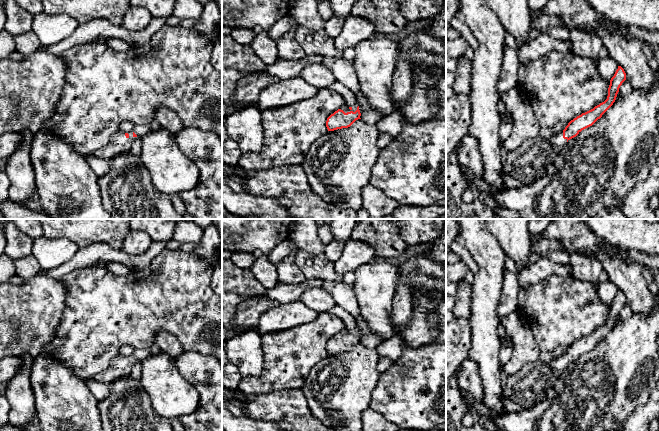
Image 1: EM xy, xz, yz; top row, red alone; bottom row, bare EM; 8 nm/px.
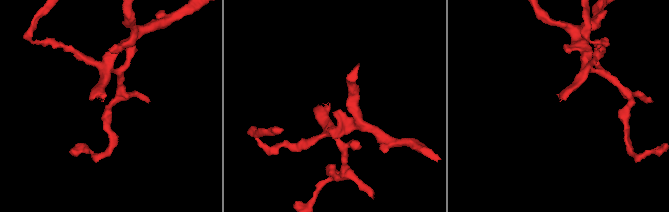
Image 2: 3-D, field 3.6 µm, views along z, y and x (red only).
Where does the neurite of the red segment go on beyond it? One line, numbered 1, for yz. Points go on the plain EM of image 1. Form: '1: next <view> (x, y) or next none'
1: next yz (528, 387)

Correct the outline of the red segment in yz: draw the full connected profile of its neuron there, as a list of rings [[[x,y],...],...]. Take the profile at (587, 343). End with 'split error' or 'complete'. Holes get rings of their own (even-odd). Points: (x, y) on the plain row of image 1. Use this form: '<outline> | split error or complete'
[[[618,290],[610,304],[607,323],[571,344],[563,355],[546,363],[540,360],[528,363],[516,374],[507,375],[501,372],[503,397],[523,409],[531,409],[544,401],[547,390],[556,388],[557,380],[567,366],[582,354],[592,350],[613,329],[619,312],[625,304],[626,297],[621,290]]] | split error

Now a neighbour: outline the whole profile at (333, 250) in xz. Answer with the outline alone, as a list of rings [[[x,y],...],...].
[[[334,239],[329,244],[326,245],[324,254],[327,256],[328,259],[335,262],[342,255],[342,252],[345,248],[345,244],[346,241]]]

